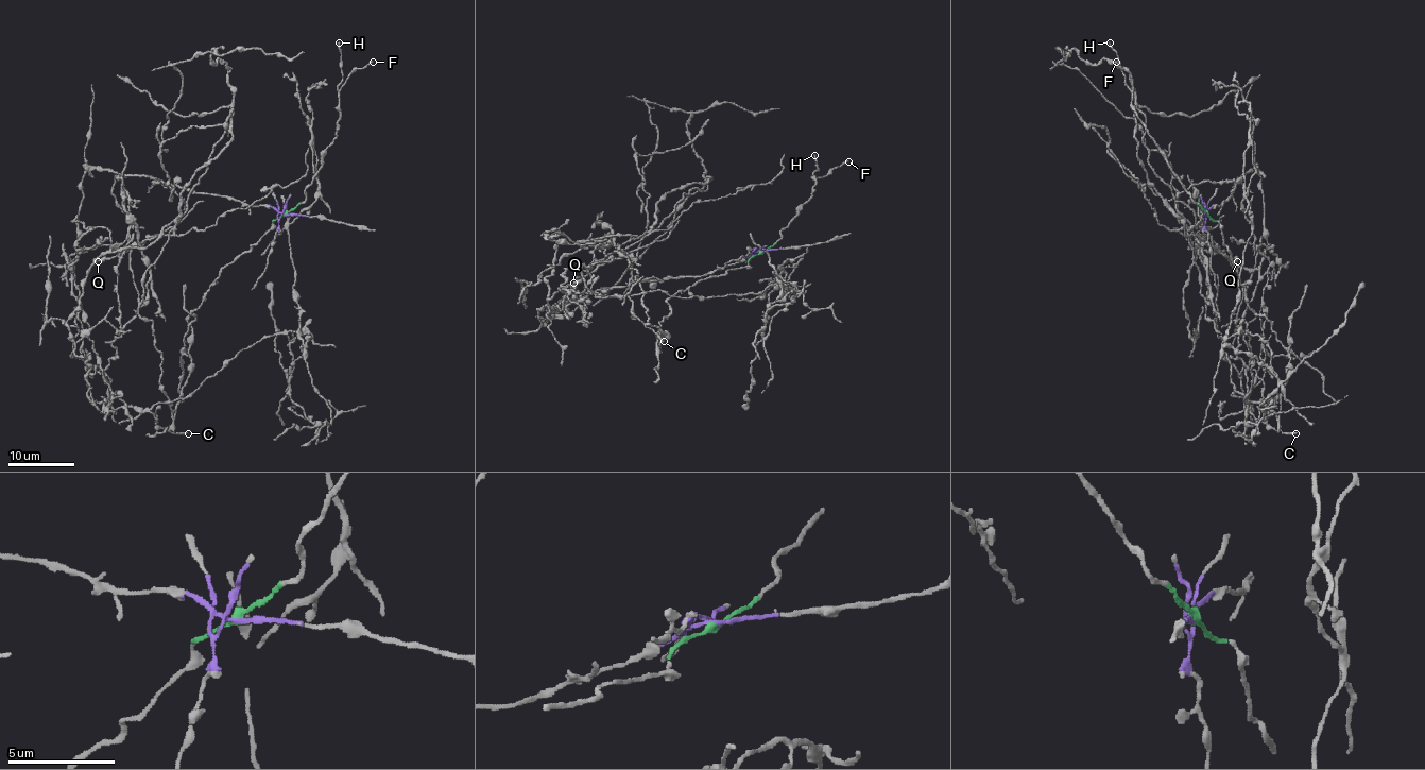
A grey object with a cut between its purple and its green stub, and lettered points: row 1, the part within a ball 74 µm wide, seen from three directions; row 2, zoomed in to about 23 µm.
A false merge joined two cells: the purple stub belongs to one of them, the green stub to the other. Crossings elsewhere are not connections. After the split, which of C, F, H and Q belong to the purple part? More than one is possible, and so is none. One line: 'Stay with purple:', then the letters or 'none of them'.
Stay with purple: C, Q

